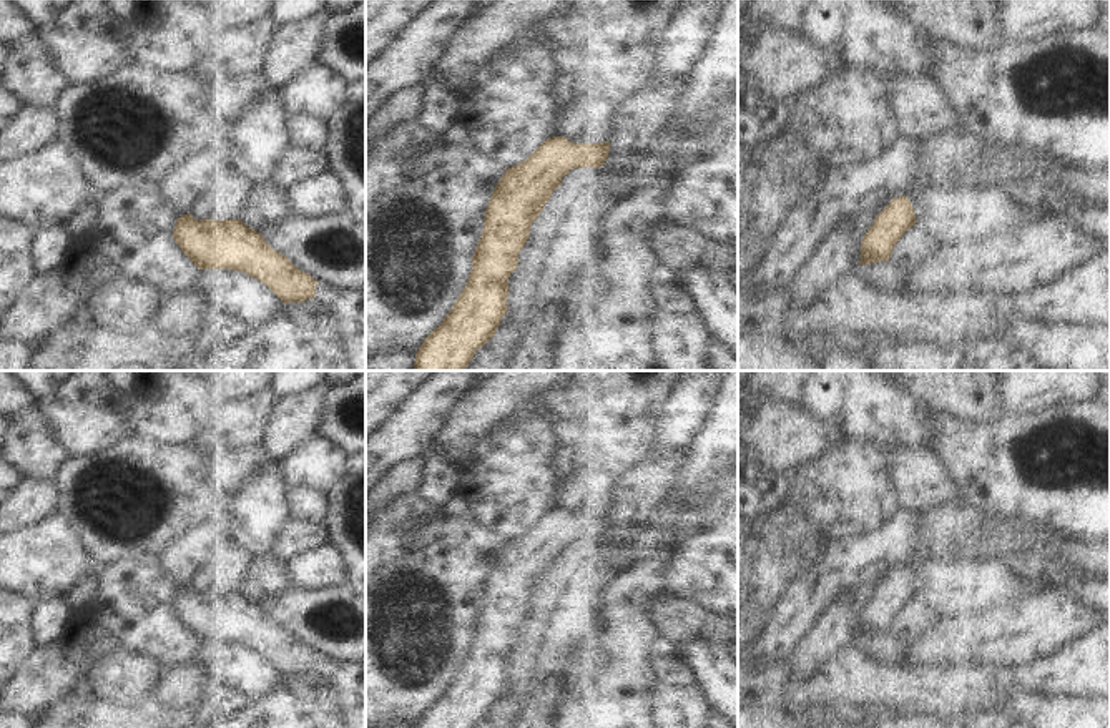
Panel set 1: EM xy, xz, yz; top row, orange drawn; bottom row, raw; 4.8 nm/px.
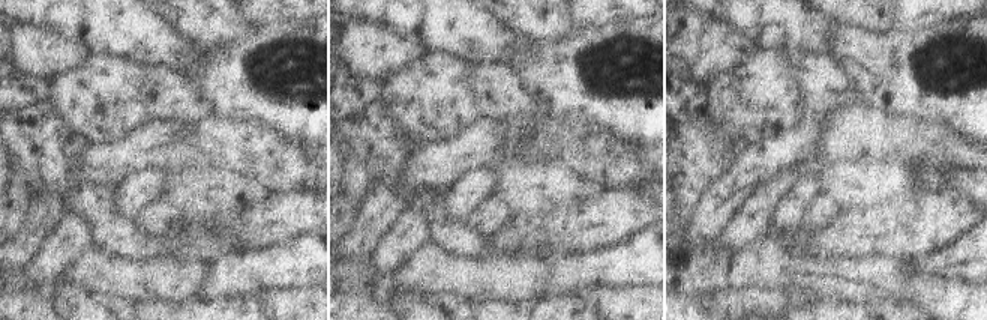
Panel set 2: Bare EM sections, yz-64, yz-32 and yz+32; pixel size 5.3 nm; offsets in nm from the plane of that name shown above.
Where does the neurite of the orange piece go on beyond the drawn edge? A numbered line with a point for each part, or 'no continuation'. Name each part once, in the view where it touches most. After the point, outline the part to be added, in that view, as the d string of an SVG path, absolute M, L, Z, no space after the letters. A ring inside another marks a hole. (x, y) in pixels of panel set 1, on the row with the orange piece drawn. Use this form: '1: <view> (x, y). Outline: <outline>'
1: xy (348, 306). Outline: M319 283L312 299L341 322L351 369L366 371L366 294Z

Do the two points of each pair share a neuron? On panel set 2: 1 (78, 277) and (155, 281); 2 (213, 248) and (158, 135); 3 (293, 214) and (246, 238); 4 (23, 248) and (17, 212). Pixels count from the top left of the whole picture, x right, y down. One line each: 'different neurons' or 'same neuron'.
1: same neuron
2: different neurons
3: same neuron
4: different neurons

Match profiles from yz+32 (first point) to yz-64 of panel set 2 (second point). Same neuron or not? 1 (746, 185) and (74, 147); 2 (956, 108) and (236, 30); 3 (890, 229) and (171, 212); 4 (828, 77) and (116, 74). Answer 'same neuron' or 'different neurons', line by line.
1: different neurons
2: different neurons
3: different neurons
4: different neurons

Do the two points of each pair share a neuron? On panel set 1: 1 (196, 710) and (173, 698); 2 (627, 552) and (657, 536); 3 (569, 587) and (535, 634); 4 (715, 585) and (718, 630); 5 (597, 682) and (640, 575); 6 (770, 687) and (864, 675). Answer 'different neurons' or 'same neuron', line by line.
1: different neurons
2: same neuron
3: same neuron
4: different neurons
5: same neuron
6: same neuron

